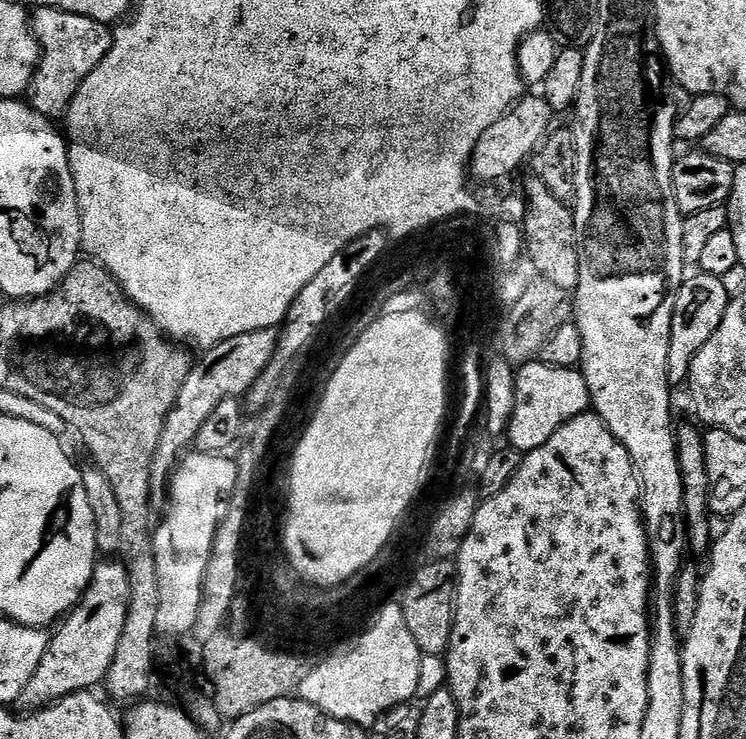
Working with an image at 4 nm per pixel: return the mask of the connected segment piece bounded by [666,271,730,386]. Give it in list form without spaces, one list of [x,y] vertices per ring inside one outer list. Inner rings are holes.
[[[697,271],[676,292],[676,301],[672,304],[672,324],[666,328],[666,343],[668,346],[668,382],[669,385],[683,385],[688,379],[688,372],[692,369],[694,354],[710,342],[710,334],[718,330],[722,318],[728,309],[730,291],[723,279]]]

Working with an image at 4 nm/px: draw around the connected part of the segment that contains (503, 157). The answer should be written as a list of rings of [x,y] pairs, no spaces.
[[[525,94],[520,97],[512,106],[511,112],[508,112],[502,118],[498,118],[498,122],[494,122],[494,126],[490,126],[490,130],[486,130],[486,134],[482,134],[482,138],[478,138],[476,149],[472,152],[470,161],[471,175],[476,175],[480,182],[488,182],[484,180],[500,180],[503,176],[508,176],[511,172],[516,172],[524,164],[524,159],[534,153],[541,147],[542,141],[548,136],[550,129],[553,127],[552,119],[554,113],[552,108],[548,105],[548,101],[544,99],[543,95]]]

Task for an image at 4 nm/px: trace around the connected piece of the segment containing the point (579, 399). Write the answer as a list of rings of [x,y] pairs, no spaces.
[[[531,362],[519,365],[515,375],[516,401],[508,422],[506,439],[508,438],[507,443],[521,454],[527,454],[542,446],[566,422],[589,411],[588,387],[583,371]]]

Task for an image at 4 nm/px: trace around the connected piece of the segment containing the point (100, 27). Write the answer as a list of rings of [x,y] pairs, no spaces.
[[[36,8],[31,21],[32,33],[40,43],[40,63],[32,76],[30,103],[46,117],[63,117],[78,86],[82,86],[98,62],[102,62],[108,47],[112,45],[114,32],[107,24],[99,24],[82,14],[70,14],[57,8]]]

